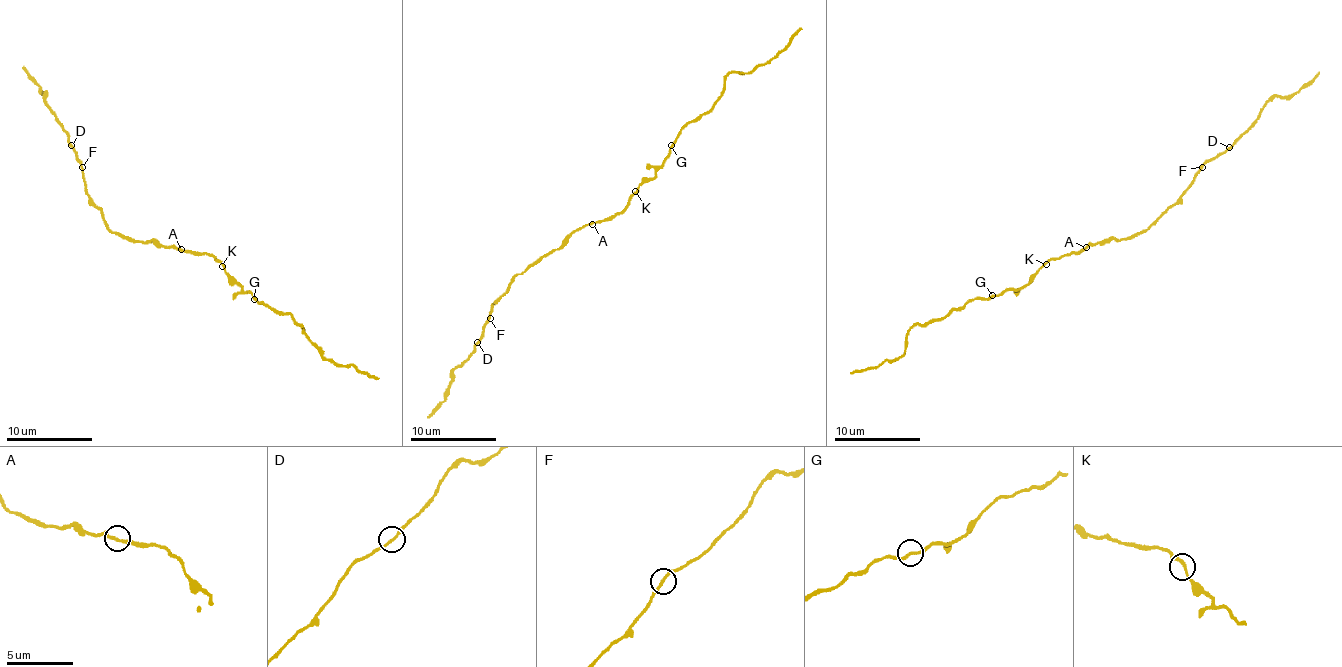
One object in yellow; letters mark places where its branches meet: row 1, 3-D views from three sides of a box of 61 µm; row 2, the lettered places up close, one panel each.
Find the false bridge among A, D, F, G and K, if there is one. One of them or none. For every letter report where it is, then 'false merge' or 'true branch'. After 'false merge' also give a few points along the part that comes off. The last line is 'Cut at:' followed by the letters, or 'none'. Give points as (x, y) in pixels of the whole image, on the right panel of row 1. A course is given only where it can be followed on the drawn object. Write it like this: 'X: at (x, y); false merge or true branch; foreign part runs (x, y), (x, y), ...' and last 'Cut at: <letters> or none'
A: at (1086, 247); true branch
D: at (1229, 147); false merge; foreign part runs (1229, 146), (1269, 101), (1291, 97), (1319, 71)
F: at (1202, 167); true branch
G: at (992, 295); true branch
K: at (1046, 264); true branch
Cut at: D

